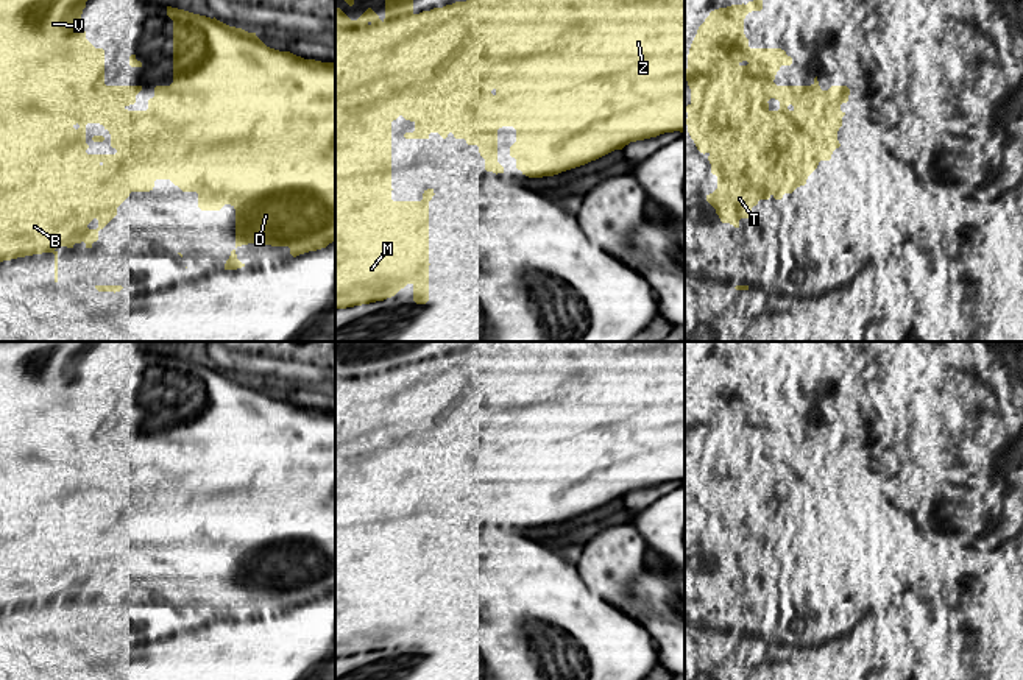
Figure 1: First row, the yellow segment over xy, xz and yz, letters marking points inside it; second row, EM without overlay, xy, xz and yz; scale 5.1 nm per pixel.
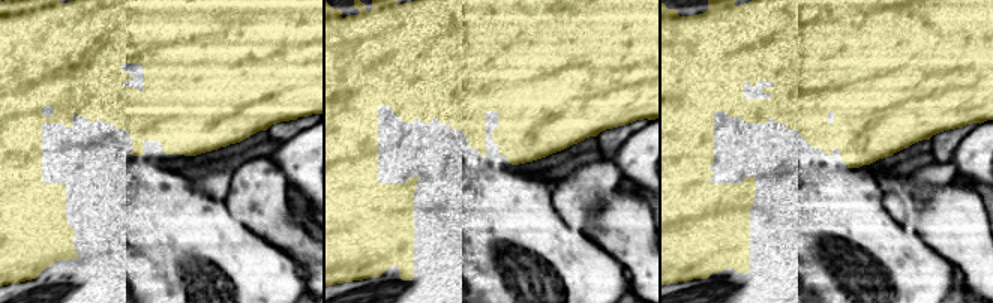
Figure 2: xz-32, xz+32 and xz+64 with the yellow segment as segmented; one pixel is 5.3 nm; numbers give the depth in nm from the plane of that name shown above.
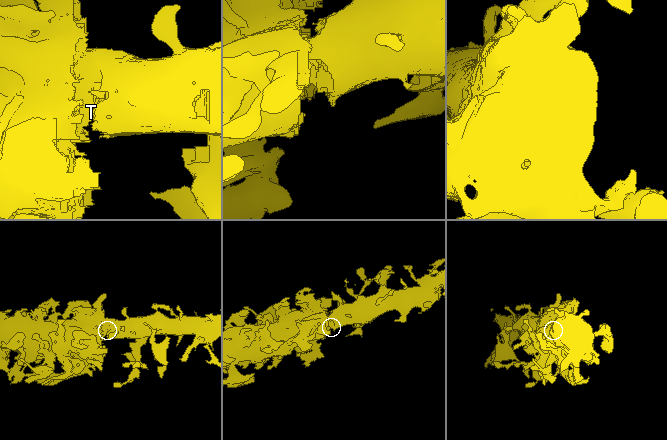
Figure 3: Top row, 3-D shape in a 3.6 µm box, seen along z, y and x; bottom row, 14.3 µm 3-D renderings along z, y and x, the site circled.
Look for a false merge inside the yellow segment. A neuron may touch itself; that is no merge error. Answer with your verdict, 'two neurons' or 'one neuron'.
one neuron

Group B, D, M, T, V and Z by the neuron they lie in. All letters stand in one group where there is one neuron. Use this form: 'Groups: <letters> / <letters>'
Groups: B D M T V Z

